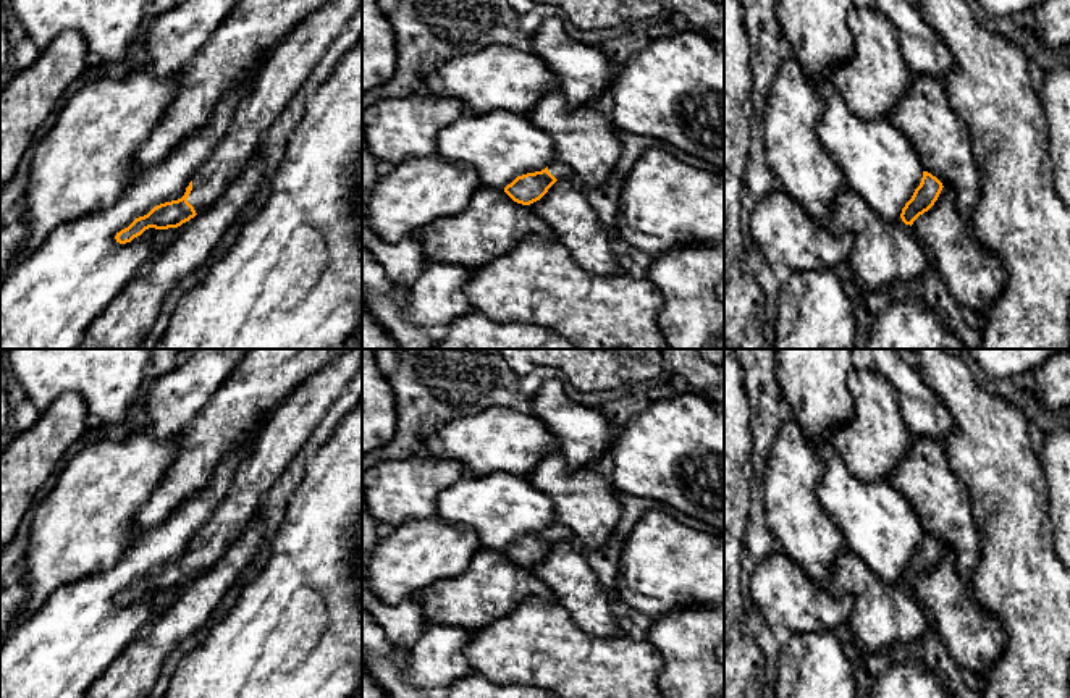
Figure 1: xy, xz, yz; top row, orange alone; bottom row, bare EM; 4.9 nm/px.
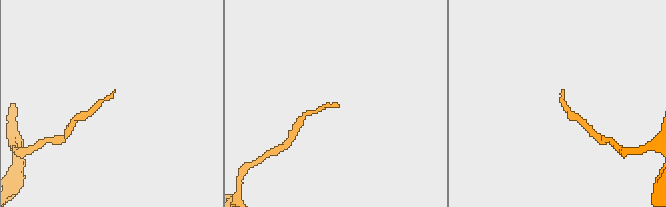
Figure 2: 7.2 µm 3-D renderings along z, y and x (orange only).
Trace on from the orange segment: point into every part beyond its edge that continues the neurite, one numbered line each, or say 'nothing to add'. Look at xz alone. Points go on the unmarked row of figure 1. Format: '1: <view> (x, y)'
1: xz (560, 532)

